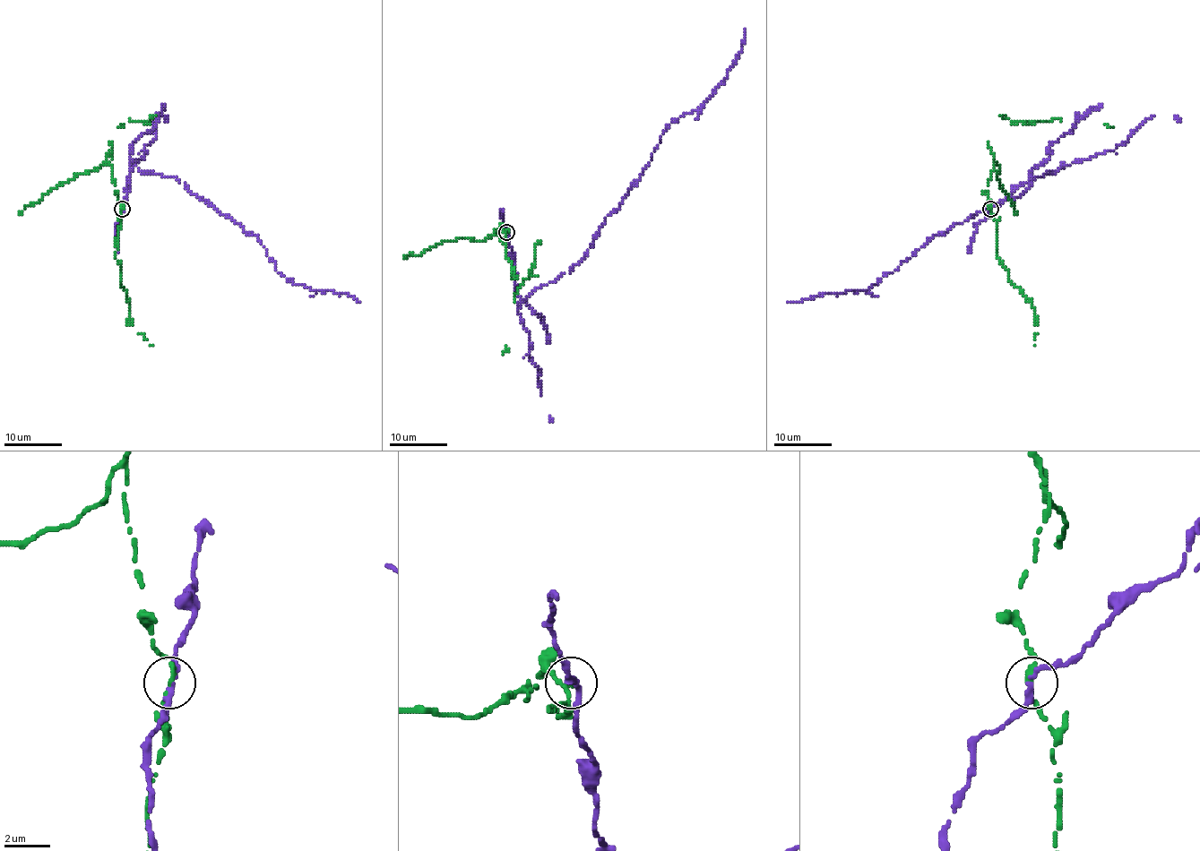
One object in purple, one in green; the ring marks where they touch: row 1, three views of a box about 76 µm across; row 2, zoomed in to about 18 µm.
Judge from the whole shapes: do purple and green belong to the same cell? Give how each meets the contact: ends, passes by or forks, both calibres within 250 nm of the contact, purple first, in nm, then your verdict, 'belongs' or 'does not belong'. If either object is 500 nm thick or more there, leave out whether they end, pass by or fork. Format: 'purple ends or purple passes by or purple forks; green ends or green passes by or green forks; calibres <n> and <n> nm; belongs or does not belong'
purple passes by; green passes by; calibres 240 and 240 nm; does not belong

